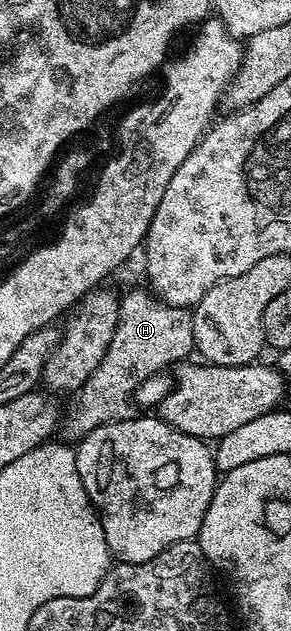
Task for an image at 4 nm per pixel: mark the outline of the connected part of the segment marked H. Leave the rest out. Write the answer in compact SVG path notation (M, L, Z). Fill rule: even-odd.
M143 289L122 294L119 322L113 331L113 337L109 339L105 355L101 363L97 363L97 371L93 371L83 388L78 390L74 398L75 406L68 413L66 410L62 418L61 437L63 433L64 442L78 443L93 431L97 431L97 427L128 421L136 416L137 409L131 402L135 392L154 373L159 373L170 365L178 366L190 358L187 356L192 356L195 340L191 313L187 309L165 305L154 293Z

